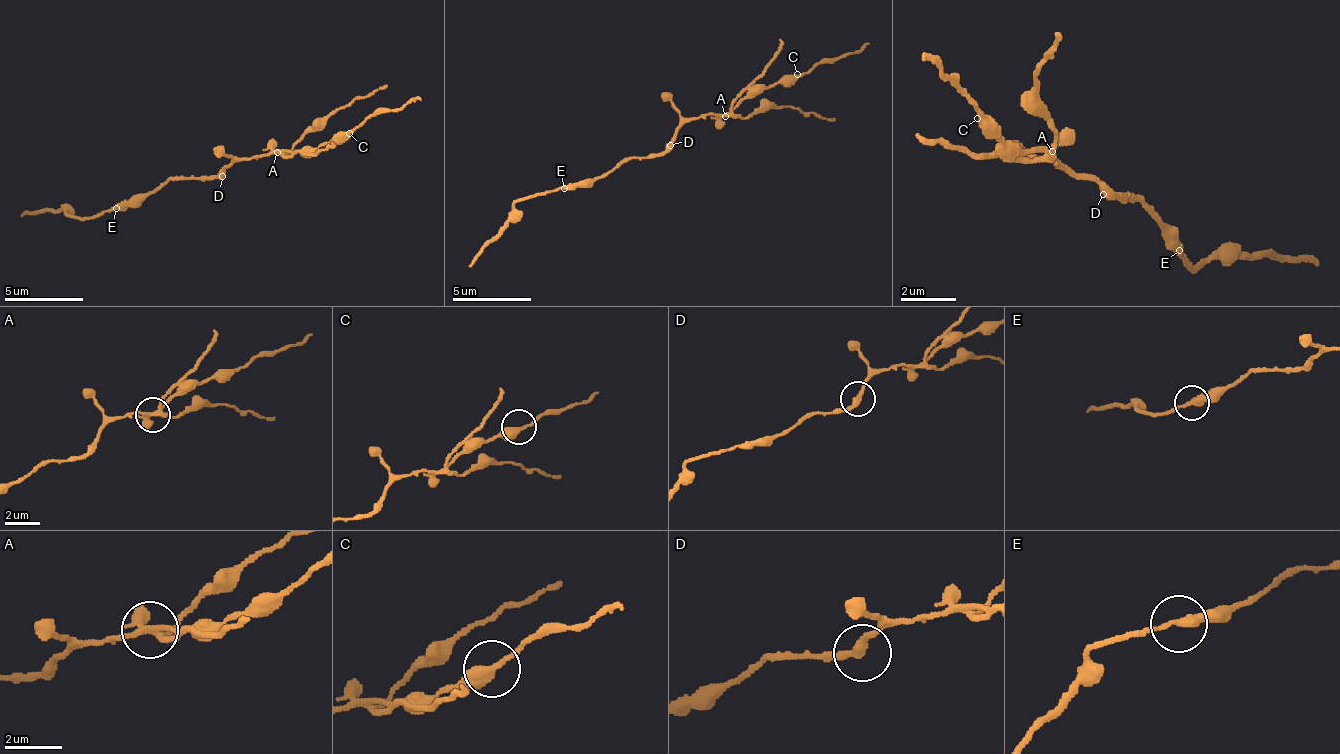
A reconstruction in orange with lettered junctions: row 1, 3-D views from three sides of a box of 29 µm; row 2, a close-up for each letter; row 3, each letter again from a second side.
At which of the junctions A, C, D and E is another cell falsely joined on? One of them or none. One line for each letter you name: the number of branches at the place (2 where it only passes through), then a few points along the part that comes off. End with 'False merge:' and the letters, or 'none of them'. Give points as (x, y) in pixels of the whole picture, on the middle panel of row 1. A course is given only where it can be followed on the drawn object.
A: 3 | (726, 117), (789, 105), (836, 121)
False merge: A

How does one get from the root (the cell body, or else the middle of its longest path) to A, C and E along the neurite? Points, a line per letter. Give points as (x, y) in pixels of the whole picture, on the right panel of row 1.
A: (1110, 187), (1103, 187), (1096, 180), (1075, 180), (1047, 153), (1054, 153)
C: (1110, 187), (1103, 187), (1096, 180), (1075, 180), (1047, 153), (1019, 153), (1005, 139), (998, 139), (977, 118)
E: (1110, 187), (1117, 194), (1130, 194), (1172, 236), (1172, 243), (1179, 250)

